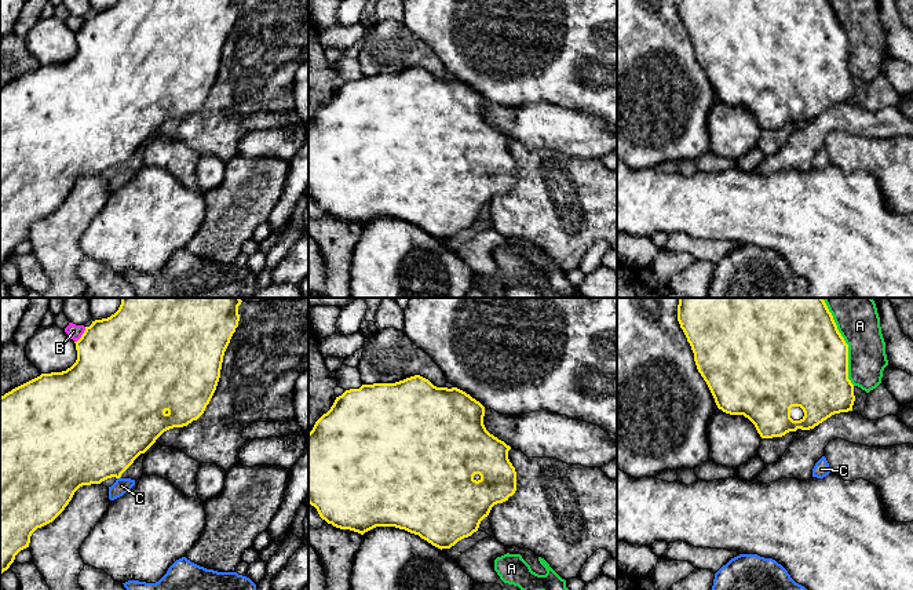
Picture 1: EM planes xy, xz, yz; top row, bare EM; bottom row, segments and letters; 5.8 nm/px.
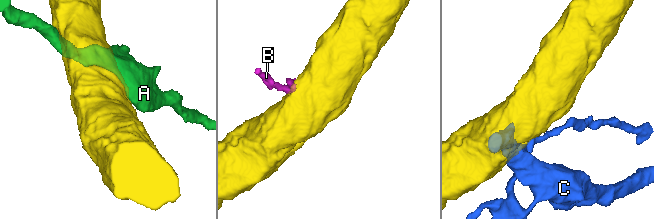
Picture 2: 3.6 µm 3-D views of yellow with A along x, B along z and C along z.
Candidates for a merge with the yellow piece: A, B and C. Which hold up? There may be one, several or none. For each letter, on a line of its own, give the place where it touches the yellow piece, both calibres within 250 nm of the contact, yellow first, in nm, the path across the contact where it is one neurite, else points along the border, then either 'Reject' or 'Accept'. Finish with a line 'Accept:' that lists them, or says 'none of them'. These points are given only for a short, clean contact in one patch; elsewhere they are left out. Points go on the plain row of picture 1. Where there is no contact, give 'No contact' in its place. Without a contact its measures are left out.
A: Touches yellow at yz (847, 39). Thickness 500 nm (yellow) against 220 nm. Reject
B: Touches yellow at xy (81, 26). Thickness 480 nm (yellow) against 90 nm. Reject
C: Touches yellow at xy (119, 168). Thickness 460 nm (yellow) against 90 nm. Boundary: xy (120, 167), (117, 170). Reject
Accept: none of them

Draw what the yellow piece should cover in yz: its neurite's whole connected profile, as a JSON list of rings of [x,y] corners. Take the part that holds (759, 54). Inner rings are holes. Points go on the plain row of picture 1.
[[[678,0],[678,12],[717,99],[748,109],[762,130],[810,121],[835,105],[852,102],[848,36],[829,0]]]

